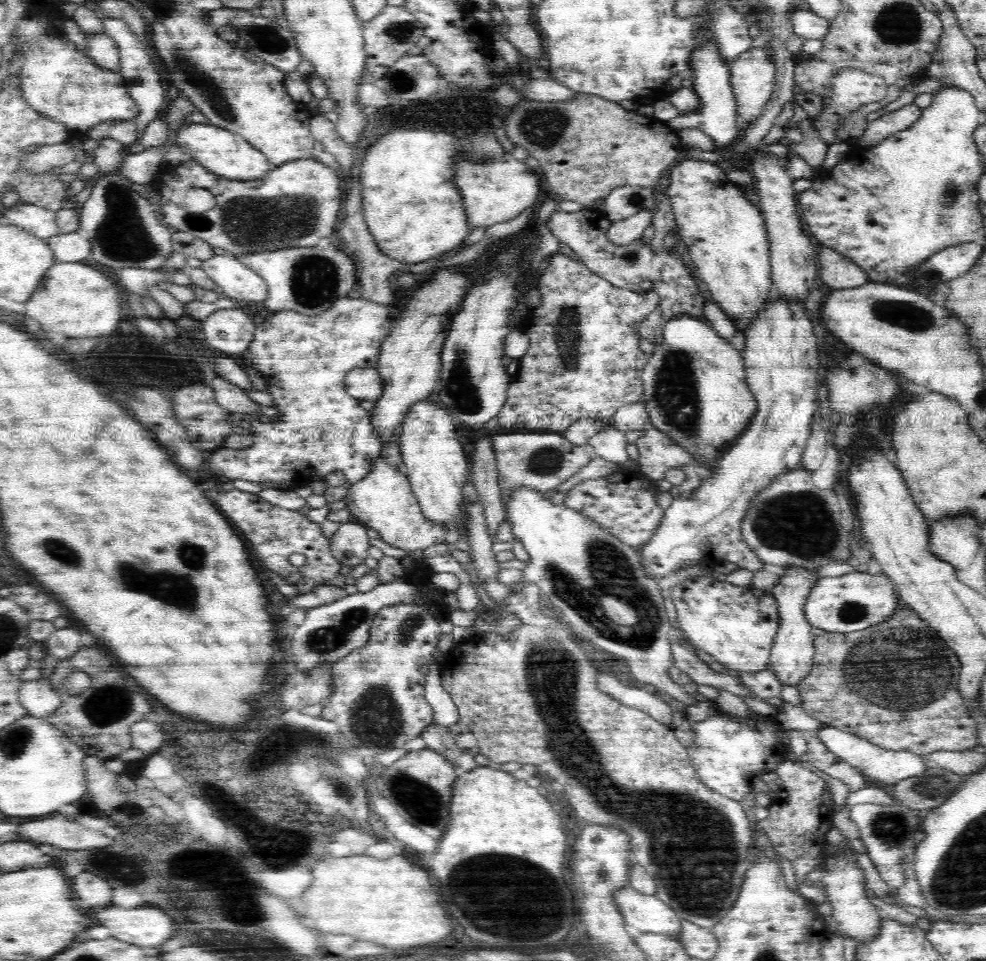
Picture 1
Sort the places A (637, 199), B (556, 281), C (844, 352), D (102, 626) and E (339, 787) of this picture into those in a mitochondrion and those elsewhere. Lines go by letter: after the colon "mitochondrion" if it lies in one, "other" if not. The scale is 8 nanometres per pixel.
A: mitochondrion
B: other
C: other
D: other
E: mitochondrion

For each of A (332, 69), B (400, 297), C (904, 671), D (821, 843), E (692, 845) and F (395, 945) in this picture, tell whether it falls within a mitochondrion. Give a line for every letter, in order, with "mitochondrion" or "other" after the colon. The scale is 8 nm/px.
A: other
B: other
C: mitochondrion
D: other
E: mitochondrion
F: other

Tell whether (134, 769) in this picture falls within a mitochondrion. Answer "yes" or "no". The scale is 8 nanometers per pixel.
no

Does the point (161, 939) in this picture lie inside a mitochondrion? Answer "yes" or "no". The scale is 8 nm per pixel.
no

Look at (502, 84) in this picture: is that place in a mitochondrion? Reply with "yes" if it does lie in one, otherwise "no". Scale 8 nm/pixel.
no

